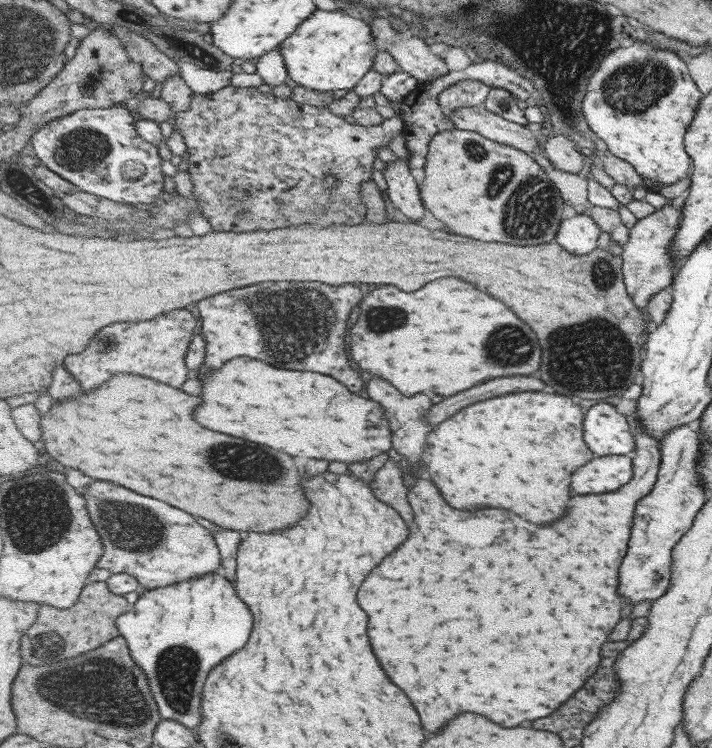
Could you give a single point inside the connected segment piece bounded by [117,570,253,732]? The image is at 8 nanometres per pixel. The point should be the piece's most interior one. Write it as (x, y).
(179, 633)

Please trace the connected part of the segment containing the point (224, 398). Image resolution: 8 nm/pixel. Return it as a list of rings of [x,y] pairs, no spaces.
[[[240,357],[227,362],[223,370],[215,370],[205,378],[203,400],[203,410],[199,410],[199,422],[203,422],[203,426],[237,438],[247,438],[275,450],[283,450],[291,456],[355,464],[361,462],[361,458],[367,462],[383,452],[389,452],[394,444],[385,408],[379,402],[361,398],[347,390],[347,386],[343,386],[339,380],[319,372],[281,370],[265,364],[265,361]]]

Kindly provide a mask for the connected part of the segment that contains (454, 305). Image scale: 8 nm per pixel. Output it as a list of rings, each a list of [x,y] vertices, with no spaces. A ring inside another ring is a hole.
[[[459,278],[435,280],[417,292],[407,292],[395,285],[382,285],[365,294],[359,308],[361,316],[355,328],[351,328],[350,335],[353,360],[363,370],[373,372],[373,376],[399,386],[407,396],[415,396],[419,392],[439,394],[441,386],[443,396],[455,396],[493,378],[529,376],[537,372],[537,366],[541,368],[541,344],[537,348],[537,336],[531,326],[501,300],[491,298]]]

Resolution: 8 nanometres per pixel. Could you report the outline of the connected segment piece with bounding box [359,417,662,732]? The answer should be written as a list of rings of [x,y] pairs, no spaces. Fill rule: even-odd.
[[[630,417],[630,422],[633,424],[636,436],[636,450],[632,454],[634,458],[633,480],[607,495],[575,496],[575,502],[571,502],[571,514],[567,514],[563,522],[555,522],[555,526],[535,526],[523,520],[521,516],[513,514],[511,510],[481,510],[475,514],[465,512],[465,510],[455,510],[445,502],[439,488],[431,480],[419,480],[411,488],[411,506],[415,506],[415,526],[411,526],[411,538],[407,540],[407,546],[401,546],[399,552],[391,554],[391,558],[387,558],[387,562],[383,562],[383,566],[379,566],[375,574],[371,574],[371,578],[363,584],[363,590],[359,592],[359,602],[363,602],[363,610],[367,610],[371,618],[369,634],[371,634],[371,644],[375,646],[375,654],[379,654],[379,660],[383,662],[383,668],[387,670],[387,674],[395,678],[395,684],[403,686],[403,690],[407,690],[407,694],[415,698],[415,706],[419,706],[419,714],[423,718],[425,730],[439,732],[463,712],[477,712],[487,718],[495,718],[495,722],[507,728],[515,728],[529,720],[547,718],[563,702],[572,698],[577,690],[583,690],[587,681],[597,672],[603,660],[603,654],[601,654],[603,644],[609,640],[609,634],[621,622],[623,610],[627,608],[627,600],[619,596],[619,568],[629,550],[637,506],[639,501],[657,485],[659,470],[662,466],[662,443],[657,437],[645,431],[646,428],[639,423],[637,417],[635,419]]]

